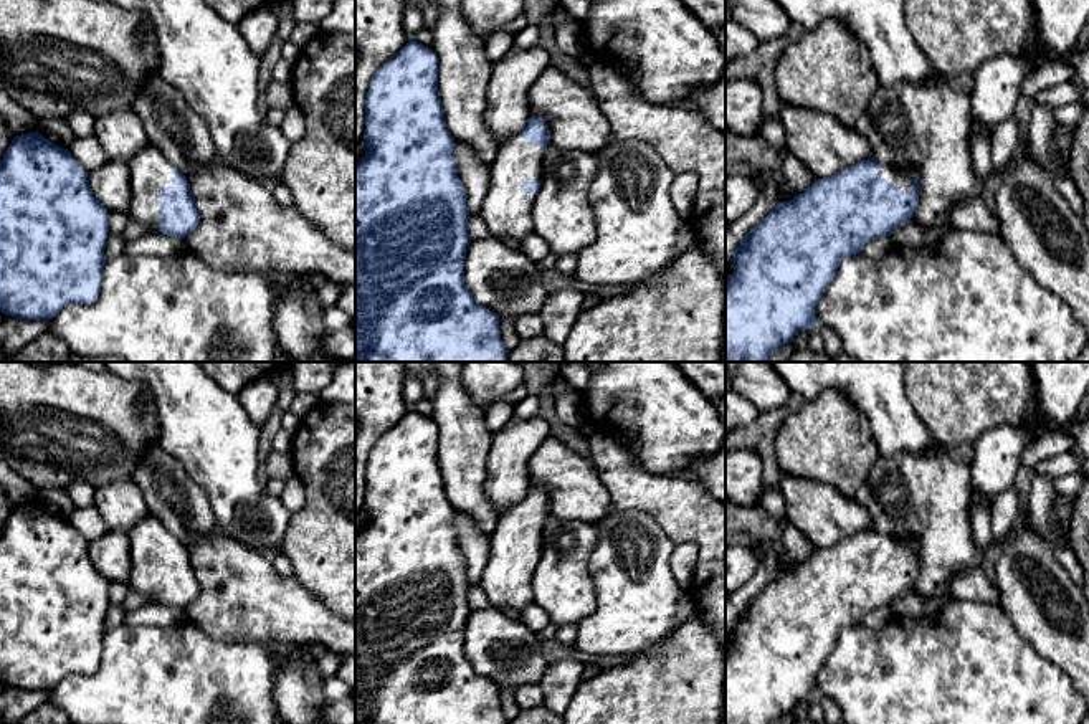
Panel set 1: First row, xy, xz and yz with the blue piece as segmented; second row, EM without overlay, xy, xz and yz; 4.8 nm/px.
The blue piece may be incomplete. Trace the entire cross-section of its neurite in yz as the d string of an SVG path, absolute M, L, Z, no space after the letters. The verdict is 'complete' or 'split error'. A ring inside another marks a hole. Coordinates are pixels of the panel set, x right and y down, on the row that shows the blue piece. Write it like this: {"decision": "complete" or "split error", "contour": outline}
{"decision": "split error", "contour": "M874 157L861 160L856 165L844 169L831 177L818 179L805 192L798 193L790 202L778 202L775 208L758 221L737 245L735 253L730 258L734 273L725 278L725 362L770 362L775 350L782 349L785 344L792 342L800 331L808 331L818 324L816 309L818 302L826 291L828 284L833 281L839 263L844 258L861 255L866 243L891 236L891 233L909 221L919 203L920 179L911 167L887 167L879 164Z"}

